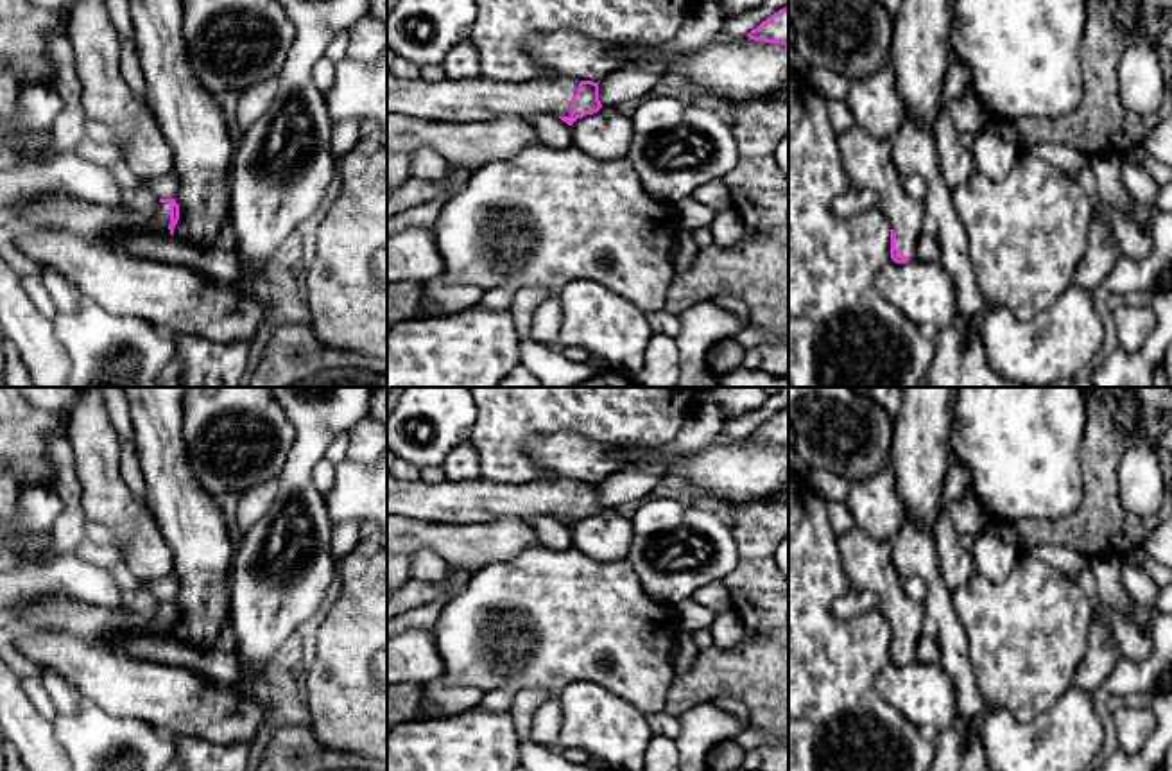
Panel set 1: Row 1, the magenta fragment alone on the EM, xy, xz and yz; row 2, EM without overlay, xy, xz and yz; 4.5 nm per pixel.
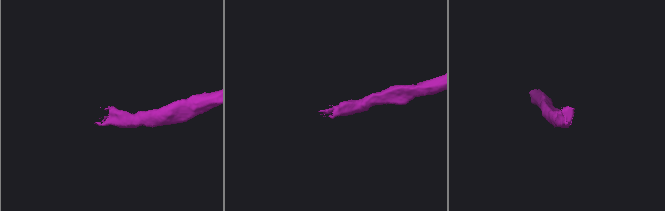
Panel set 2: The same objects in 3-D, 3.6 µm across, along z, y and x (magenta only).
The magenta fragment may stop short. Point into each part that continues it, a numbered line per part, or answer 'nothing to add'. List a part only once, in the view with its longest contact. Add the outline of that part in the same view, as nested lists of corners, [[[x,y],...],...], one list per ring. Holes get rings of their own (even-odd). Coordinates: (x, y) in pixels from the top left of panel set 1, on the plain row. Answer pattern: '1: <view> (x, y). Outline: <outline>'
1: yz (923, 693). Outline: [[[883,464],[873,477],[851,484],[844,500],[855,527],[839,536],[839,554],[851,586],[871,590],[896,633],[907,665],[887,663],[876,676],[878,694],[923,733],[934,735],[959,719],[959,696],[944,667],[919,662],[918,638],[928,628],[923,606],[912,601],[896,572],[892,540],[907,511],[896,491],[896,473]]]

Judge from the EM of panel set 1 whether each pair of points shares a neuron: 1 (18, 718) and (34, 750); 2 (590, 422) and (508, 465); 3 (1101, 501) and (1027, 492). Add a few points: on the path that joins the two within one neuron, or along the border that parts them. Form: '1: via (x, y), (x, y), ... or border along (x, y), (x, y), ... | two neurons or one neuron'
1: via (22, 725), (34, 737), (34, 743) | one neuron
2: via (565, 420), (534, 420), (515, 440) | one neuron
3: border along (1081, 458), (1083, 502), (1074, 511), (1047, 520) | two neurons

